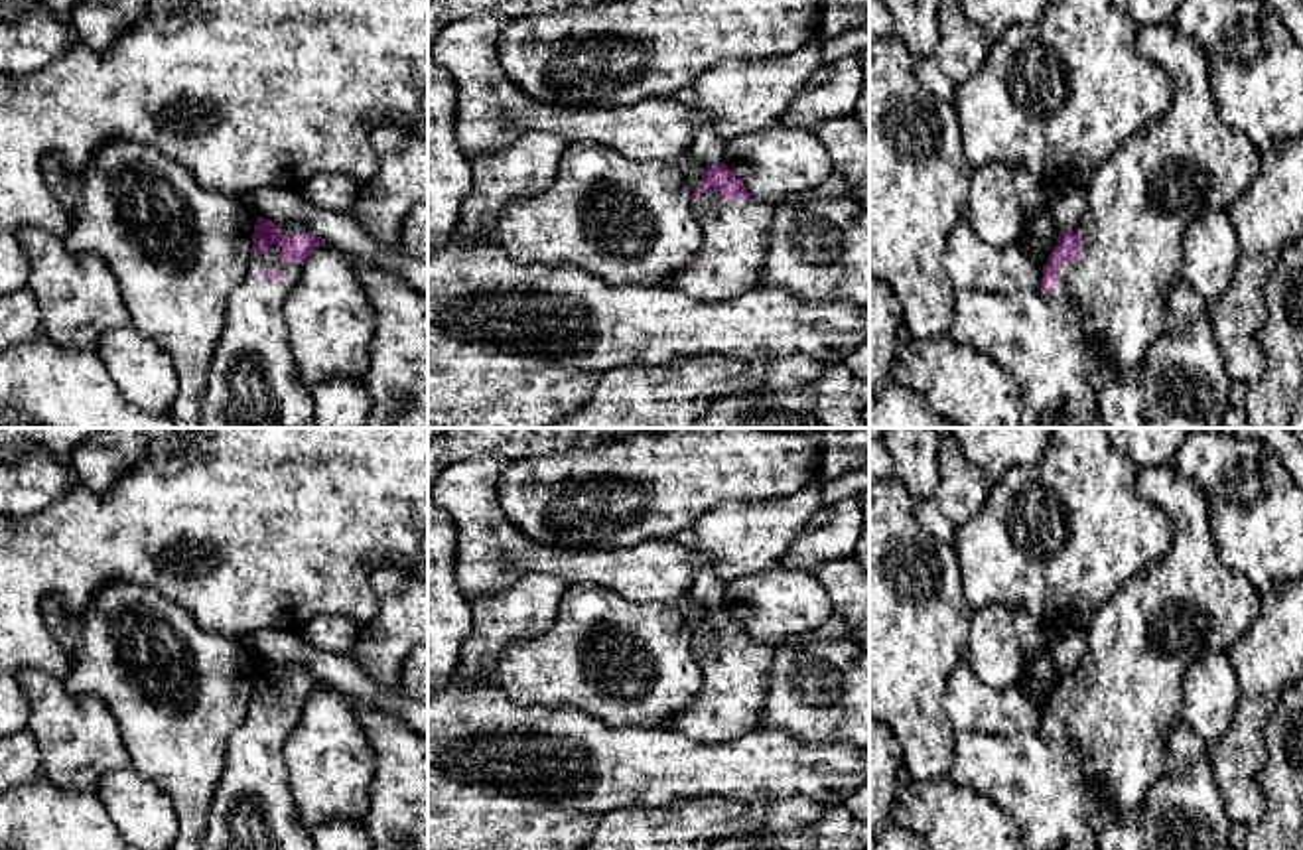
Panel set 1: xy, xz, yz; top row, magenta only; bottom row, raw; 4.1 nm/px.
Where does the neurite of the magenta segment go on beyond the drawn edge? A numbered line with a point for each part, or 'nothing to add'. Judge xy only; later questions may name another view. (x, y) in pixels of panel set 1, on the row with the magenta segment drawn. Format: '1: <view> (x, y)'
1: xy (253, 379)

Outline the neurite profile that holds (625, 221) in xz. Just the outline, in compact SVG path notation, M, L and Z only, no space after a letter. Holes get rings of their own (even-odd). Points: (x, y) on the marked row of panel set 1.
M572 142L544 191L505 207L493 243L518 264L578 268L609 286L668 286L702 245L690 199L704 172L706 164L690 152L674 160L629 160L605 146Z

